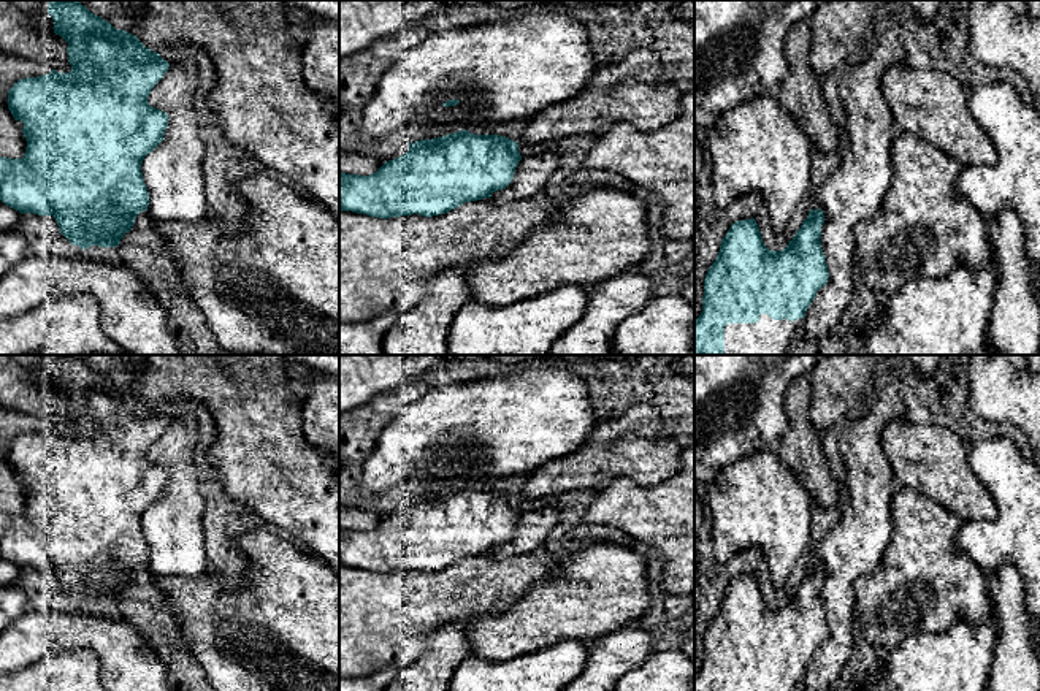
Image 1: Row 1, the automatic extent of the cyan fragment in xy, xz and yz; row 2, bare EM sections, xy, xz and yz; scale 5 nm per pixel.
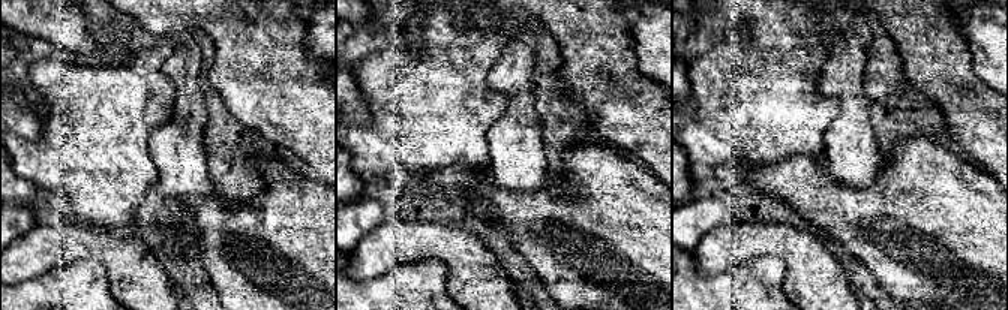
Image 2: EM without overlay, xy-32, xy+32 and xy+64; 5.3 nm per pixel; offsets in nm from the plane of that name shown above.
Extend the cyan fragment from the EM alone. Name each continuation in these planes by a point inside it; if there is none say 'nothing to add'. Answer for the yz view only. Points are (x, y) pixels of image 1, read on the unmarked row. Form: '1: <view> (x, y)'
1: yz (766, 682)

